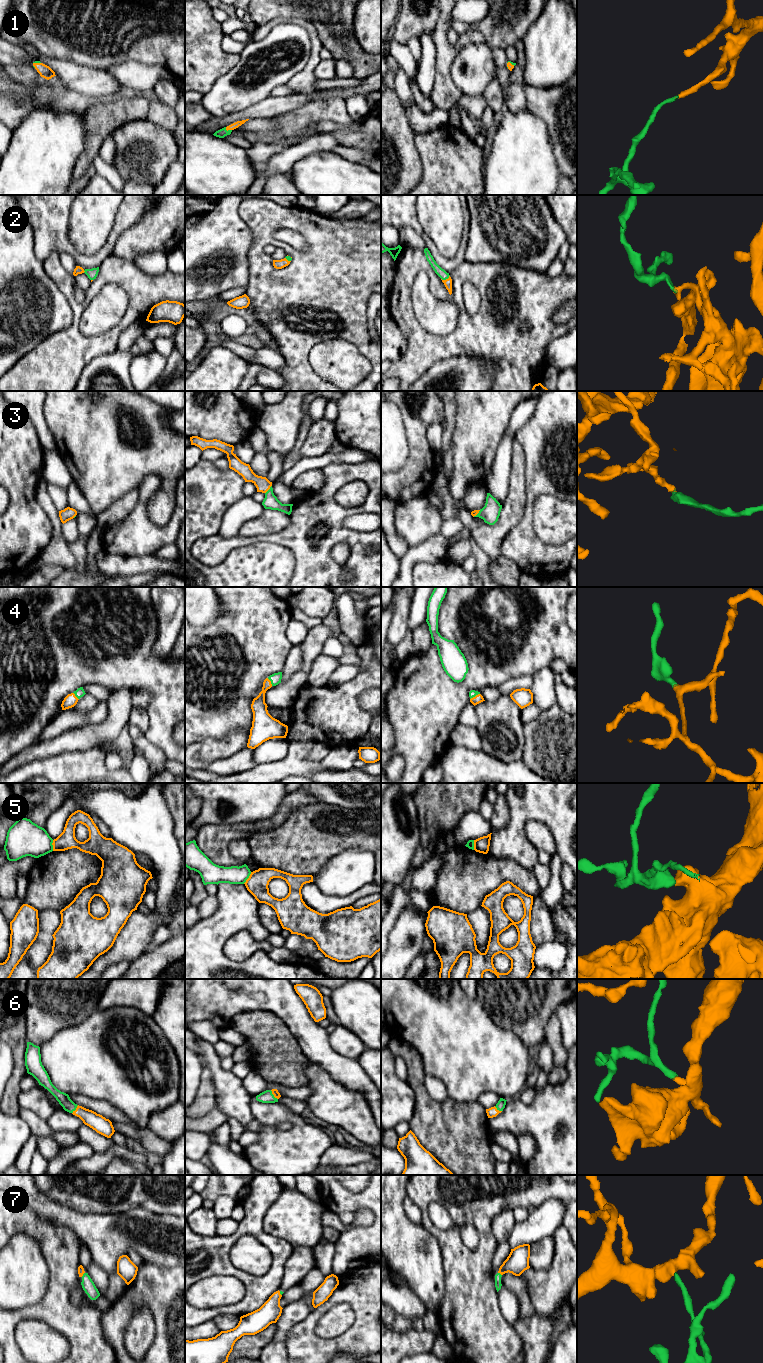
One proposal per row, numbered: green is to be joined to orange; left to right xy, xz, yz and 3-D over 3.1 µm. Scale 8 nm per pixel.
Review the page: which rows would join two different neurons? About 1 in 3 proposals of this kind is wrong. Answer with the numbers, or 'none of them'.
5

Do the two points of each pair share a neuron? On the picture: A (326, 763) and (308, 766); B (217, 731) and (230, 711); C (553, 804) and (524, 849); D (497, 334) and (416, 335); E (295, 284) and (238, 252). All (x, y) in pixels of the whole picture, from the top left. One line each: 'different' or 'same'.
A: different
B: same
C: same
D: same
E: different

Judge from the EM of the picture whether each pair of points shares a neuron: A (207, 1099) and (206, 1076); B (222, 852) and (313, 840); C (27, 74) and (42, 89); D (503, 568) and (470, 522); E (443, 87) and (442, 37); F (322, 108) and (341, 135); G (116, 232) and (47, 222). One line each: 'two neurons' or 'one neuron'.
A: one neuron
B: two neurons
C: two neurons
D: two neurons
E: one neuron
F: one neuron
G: one neuron

